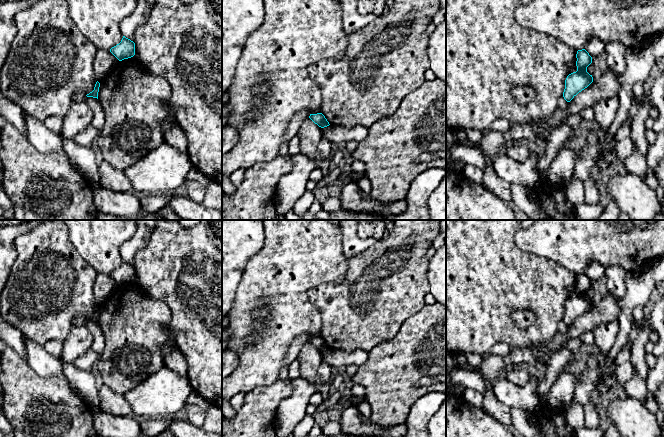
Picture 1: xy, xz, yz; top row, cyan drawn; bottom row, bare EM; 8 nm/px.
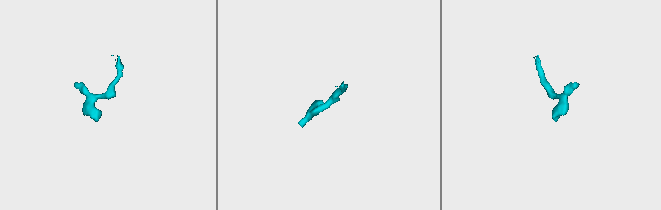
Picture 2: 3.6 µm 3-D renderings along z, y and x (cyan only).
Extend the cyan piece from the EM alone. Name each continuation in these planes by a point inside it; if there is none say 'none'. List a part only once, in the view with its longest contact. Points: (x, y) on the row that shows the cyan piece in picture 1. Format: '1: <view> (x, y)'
none

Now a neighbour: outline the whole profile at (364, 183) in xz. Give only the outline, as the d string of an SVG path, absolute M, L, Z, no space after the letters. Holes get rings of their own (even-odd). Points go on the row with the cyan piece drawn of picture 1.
M366 176L361 177L356 183L364 192L368 194L371 192L371 182Z

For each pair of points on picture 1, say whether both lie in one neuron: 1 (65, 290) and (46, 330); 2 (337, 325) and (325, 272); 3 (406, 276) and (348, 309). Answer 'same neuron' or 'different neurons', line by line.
1: same neuron
2: different neurons
3: same neuron

